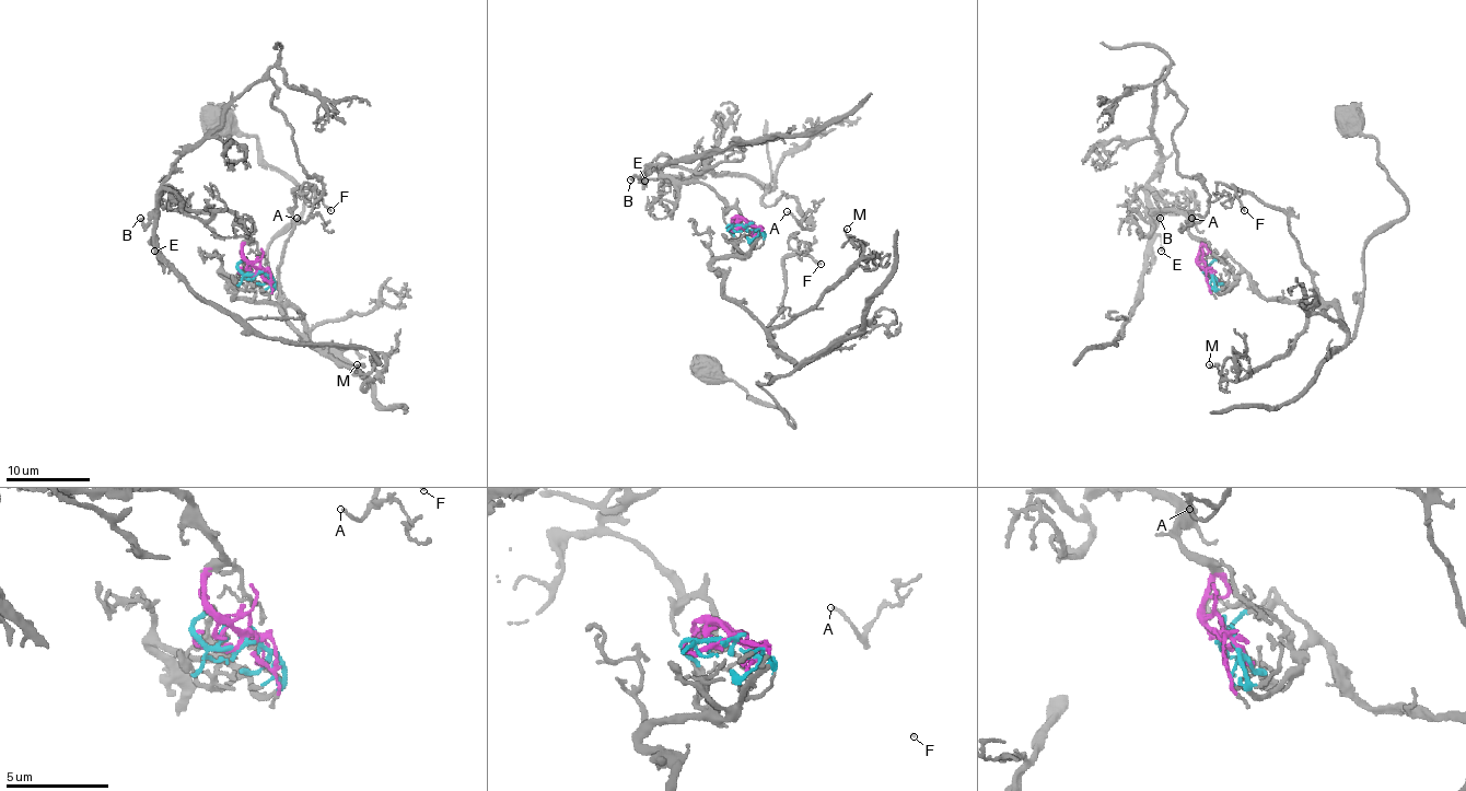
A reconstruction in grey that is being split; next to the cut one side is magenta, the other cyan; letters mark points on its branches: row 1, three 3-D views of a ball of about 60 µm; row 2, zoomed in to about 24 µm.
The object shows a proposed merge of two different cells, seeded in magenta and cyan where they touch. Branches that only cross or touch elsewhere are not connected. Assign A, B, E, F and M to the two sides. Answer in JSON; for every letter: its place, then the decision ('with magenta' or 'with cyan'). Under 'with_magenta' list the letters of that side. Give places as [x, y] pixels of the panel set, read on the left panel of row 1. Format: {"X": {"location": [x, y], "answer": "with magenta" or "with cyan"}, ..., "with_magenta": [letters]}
{"A": {"location": [297, 218], "answer": "with magenta"}, "B": {"location": [140, 218], "answer": "with magenta"}, "E": {"location": [154, 251], "answer": "with magenta"}, "F": {"location": [330, 210], "answer": "with cyan"}, "M": {"location": [357, 364], "answer": "with cyan"}, "with_magenta": ["A", "B", "E"]}

